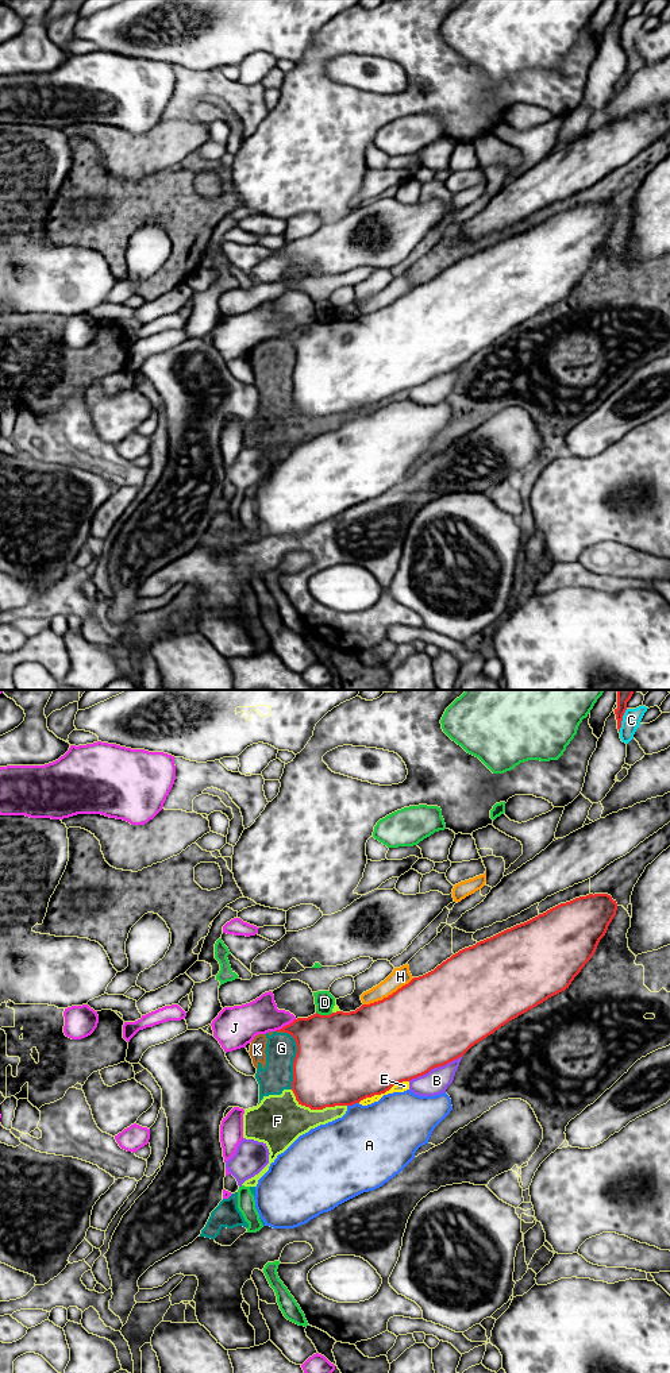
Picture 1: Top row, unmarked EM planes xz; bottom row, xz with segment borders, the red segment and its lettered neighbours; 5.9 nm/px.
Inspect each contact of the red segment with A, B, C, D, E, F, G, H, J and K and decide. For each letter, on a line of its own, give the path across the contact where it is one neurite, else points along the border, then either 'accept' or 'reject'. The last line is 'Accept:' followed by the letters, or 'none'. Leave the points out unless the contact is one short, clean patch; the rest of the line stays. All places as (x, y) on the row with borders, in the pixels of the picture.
A: reject
B: reject
C: border xz (627, 709), (619, 732); reject
D: reject
E: reject
F: reject
G: reject
H: reject
J: reject
K: border xz (277, 1030), (284, 1032); reject
Accept: none

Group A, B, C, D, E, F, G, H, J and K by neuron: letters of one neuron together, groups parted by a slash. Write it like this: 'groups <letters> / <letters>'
groups A / B / C / D / E F G K / H / J

